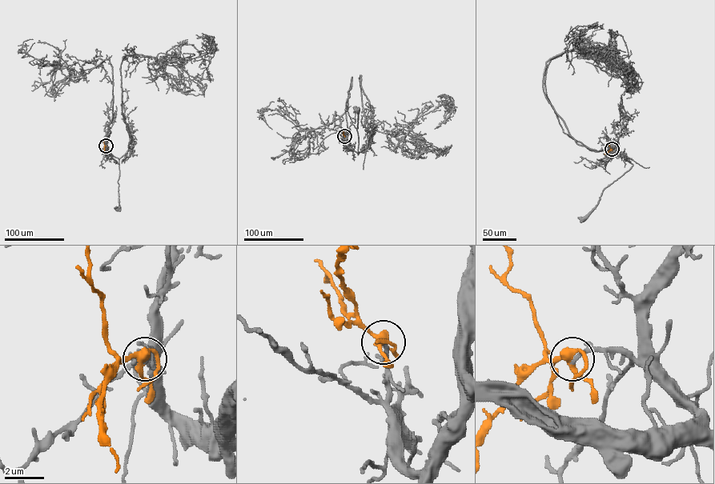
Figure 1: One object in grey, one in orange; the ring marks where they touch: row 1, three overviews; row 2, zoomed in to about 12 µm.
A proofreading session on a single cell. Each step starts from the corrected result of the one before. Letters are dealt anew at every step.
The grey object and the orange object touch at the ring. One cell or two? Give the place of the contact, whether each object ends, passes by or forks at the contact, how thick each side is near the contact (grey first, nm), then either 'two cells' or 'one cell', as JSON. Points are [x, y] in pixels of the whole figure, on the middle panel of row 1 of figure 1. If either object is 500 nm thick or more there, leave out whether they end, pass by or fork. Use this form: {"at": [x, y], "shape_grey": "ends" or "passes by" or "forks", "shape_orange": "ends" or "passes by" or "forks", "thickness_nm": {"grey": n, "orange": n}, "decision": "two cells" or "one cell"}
{"at": [344, 136], "shape_grey": "passes by", "shape_orange": "forks", "thickness_nm": {"grey": 170, "orange": 280}, "decision": "one cell"}

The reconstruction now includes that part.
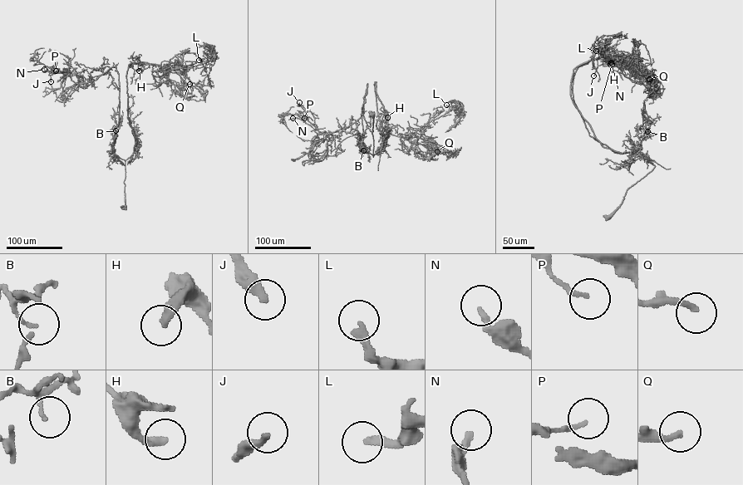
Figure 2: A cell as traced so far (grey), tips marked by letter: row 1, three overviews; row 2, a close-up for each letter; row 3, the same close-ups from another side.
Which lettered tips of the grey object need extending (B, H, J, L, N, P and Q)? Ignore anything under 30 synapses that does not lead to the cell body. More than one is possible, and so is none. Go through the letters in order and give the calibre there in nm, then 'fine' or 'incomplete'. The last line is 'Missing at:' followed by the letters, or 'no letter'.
B: 110 nm | fine
H: 240 nm | fine
J: 280 nm | fine
L: 280 nm | incomplete
N: 200 nm | fine
P: 150 nm | fine
Q: 200 nm | incomplete
Missing at: L, Q

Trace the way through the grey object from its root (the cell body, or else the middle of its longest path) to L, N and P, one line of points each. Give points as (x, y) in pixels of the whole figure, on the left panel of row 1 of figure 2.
L: (125, 208), (125, 161), (135, 141), (128, 118), (128, 66), (146, 62), (170, 70), (201, 64), (199, 60)
N: (125, 208), (125, 161), (112, 153), (119, 109), (115, 66), (80, 84), (66, 71), (44, 69)
P: (125, 208), (125, 161), (112, 153), (119, 109), (115, 66), (80, 84), (56, 71)

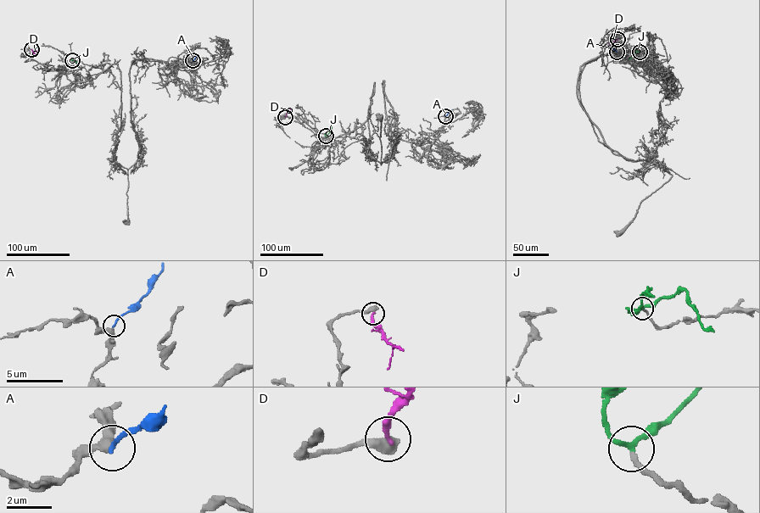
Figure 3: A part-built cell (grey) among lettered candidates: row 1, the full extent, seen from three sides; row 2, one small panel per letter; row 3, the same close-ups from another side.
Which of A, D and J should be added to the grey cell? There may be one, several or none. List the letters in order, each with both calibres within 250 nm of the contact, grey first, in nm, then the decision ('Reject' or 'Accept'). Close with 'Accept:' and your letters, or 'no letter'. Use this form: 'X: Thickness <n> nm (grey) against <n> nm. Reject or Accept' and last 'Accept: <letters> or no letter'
A: Thickness 340 nm (grey) against 190 nm. Reject
D: Thickness 550 nm (grey) against 240 nm. Reject
J: Thickness 200 nm (grey) against 200 nm. Accept
Accept: J

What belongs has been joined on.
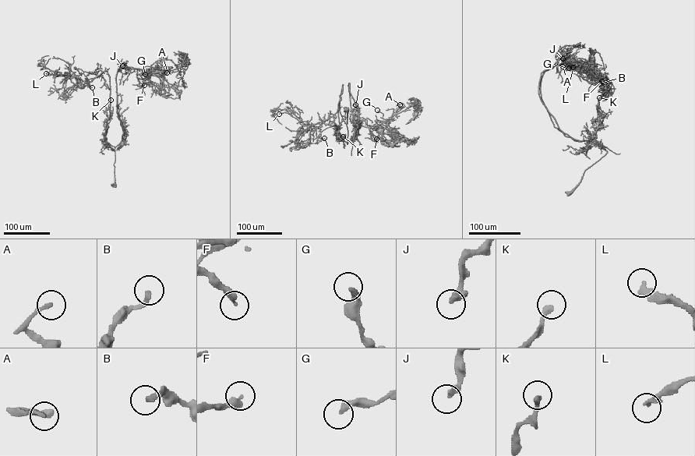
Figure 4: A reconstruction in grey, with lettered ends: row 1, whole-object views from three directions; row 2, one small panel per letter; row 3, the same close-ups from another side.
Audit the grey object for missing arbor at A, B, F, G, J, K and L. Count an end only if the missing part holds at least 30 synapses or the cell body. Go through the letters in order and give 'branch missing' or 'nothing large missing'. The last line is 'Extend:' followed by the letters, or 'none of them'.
A: nothing large missing
B: nothing large missing
F: nothing large missing
G: nothing large missing
J: nothing large missing
K: nothing large missing
L: nothing large missing
Extend: none of them

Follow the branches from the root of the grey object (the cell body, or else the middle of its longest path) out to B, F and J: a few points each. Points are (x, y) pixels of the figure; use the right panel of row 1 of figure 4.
B: (569, 193), (607, 151), (554, 126), (541, 99), (541, 78), (555, 65), (571, 65), (600, 83)
F: (569, 193), (607, 151), (594, 139), (564, 136), (539, 95), (541, 73), (562, 63), (587, 61), (601, 81)
J: (569, 193), (607, 151), (594, 139), (565, 136), (541, 101), (541, 73), (562, 63), (585, 61), (562, 58)

